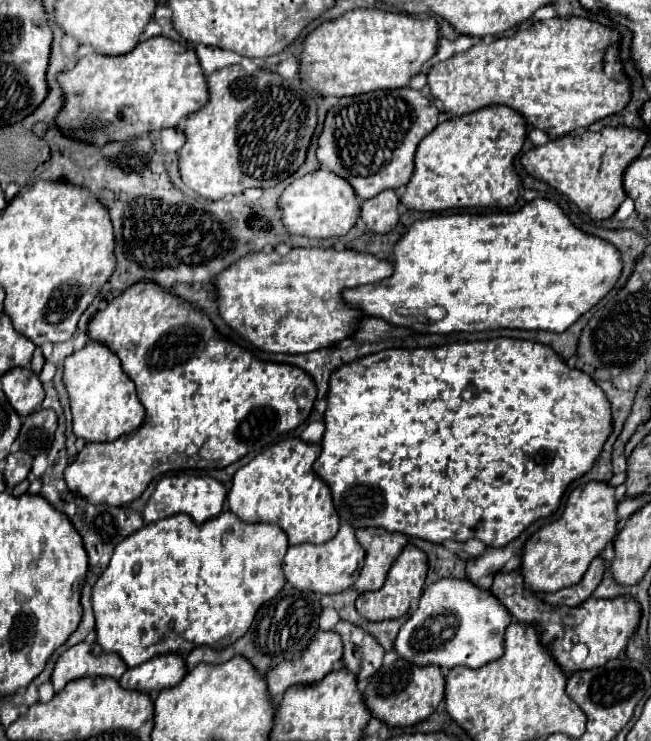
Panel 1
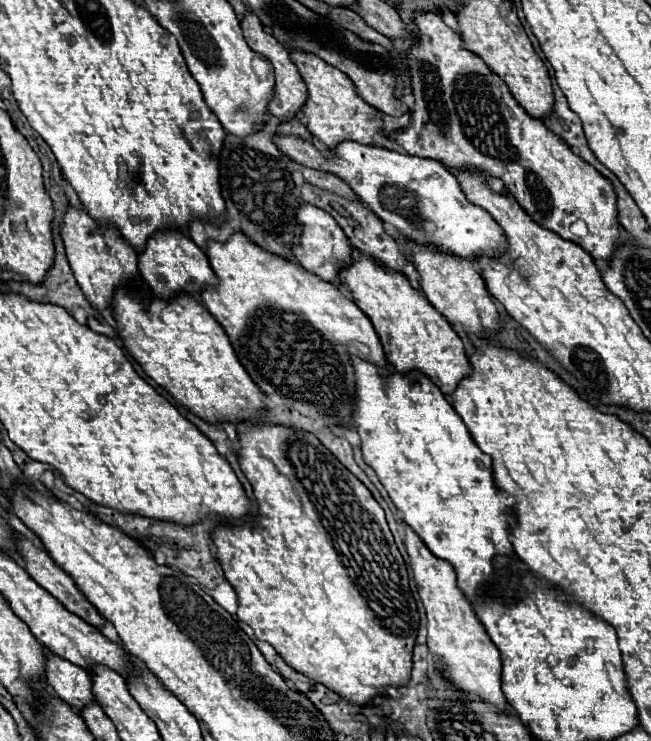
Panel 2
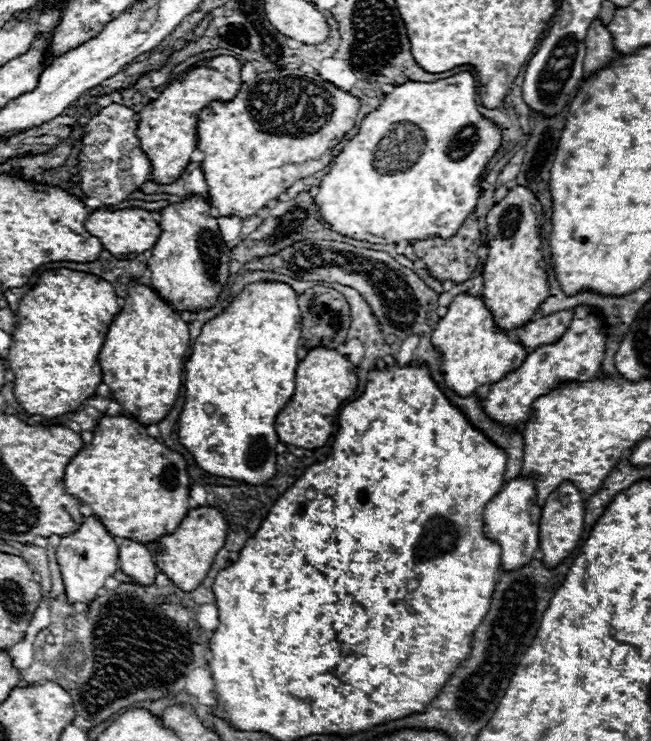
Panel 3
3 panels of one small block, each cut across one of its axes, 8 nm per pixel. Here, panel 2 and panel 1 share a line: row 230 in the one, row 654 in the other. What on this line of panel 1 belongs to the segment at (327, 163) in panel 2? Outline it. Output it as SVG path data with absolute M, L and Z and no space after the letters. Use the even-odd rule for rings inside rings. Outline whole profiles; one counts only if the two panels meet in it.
M442 578L424 590L418 608L400 628L400 636L396 638L396 652L404 660L408 658L418 666L436 664L440 668L454 668L454 666L480 668L492 660L498 660L504 654L504 632L510 622L512 622L510 612L500 604L496 596L492 596L490 590L482 590L468 578L462 578L462 580Z

